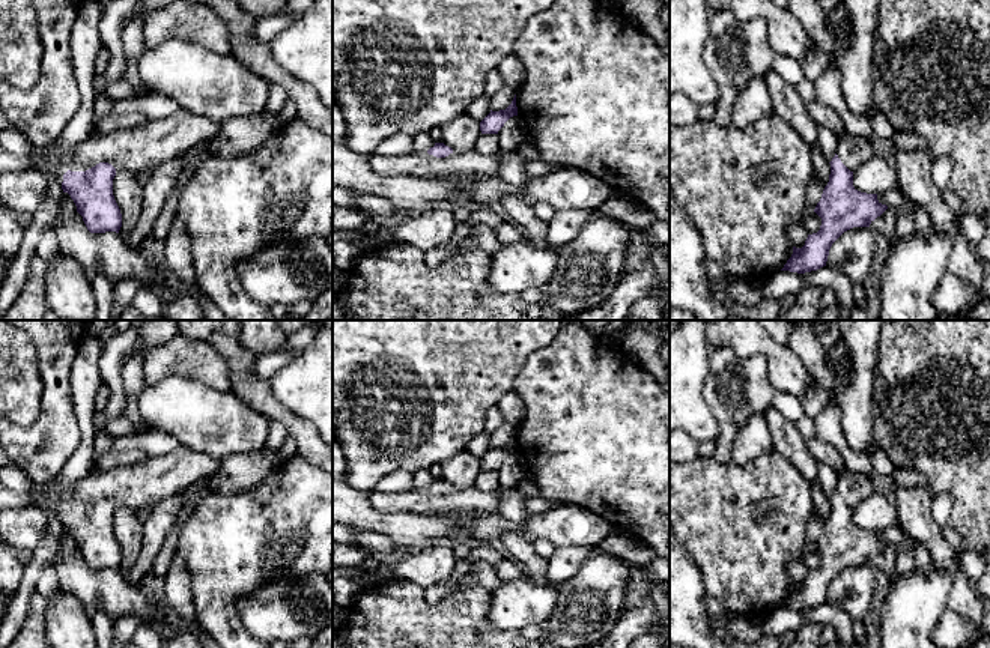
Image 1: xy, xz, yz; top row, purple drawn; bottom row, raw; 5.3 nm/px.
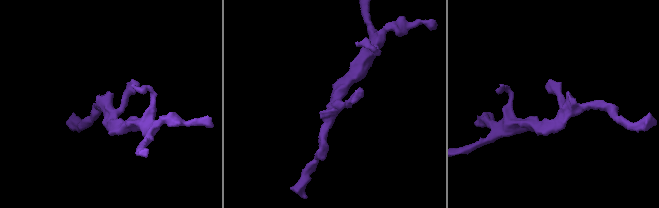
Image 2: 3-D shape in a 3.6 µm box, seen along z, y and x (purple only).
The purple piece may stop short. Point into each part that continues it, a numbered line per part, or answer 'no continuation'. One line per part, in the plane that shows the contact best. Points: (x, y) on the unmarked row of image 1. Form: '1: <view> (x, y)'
1: xy (155, 478)

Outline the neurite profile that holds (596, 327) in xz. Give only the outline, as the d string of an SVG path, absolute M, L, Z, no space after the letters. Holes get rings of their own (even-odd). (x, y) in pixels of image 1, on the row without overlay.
M581 320L581 325L596 335L620 331L626 320Z

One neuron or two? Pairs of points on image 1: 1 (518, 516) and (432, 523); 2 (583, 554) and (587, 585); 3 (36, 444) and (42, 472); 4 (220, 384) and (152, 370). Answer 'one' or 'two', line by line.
1: two
2: two
3: one
4: one

